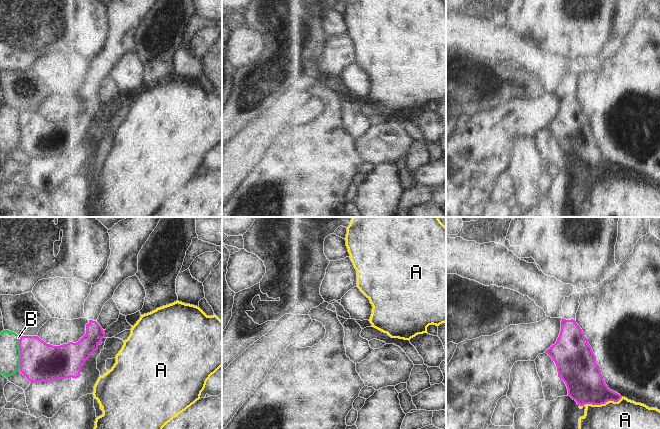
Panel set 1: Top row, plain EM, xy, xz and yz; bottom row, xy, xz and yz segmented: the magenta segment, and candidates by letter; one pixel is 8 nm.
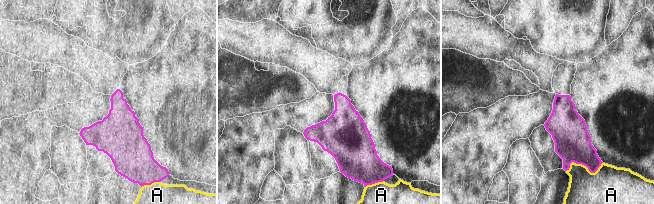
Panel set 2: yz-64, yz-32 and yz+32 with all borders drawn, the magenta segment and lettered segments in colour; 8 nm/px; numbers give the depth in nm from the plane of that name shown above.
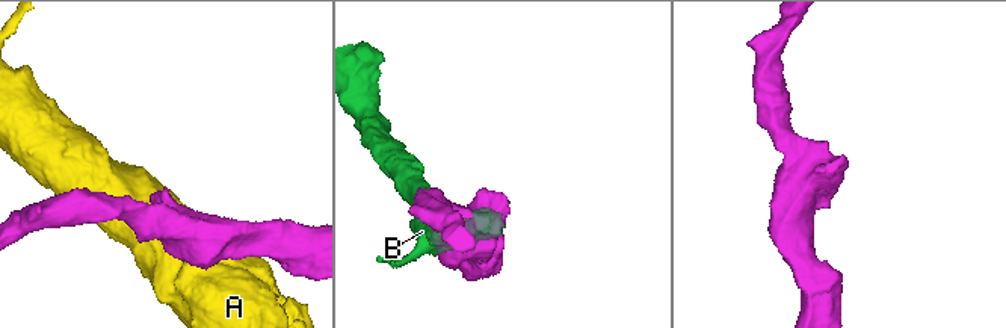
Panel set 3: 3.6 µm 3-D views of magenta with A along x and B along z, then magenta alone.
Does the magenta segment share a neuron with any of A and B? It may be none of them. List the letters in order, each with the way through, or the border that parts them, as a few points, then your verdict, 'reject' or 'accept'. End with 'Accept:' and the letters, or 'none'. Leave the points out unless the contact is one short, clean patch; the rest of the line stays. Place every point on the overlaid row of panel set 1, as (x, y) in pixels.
A: reject
B: reject
Accept: none

